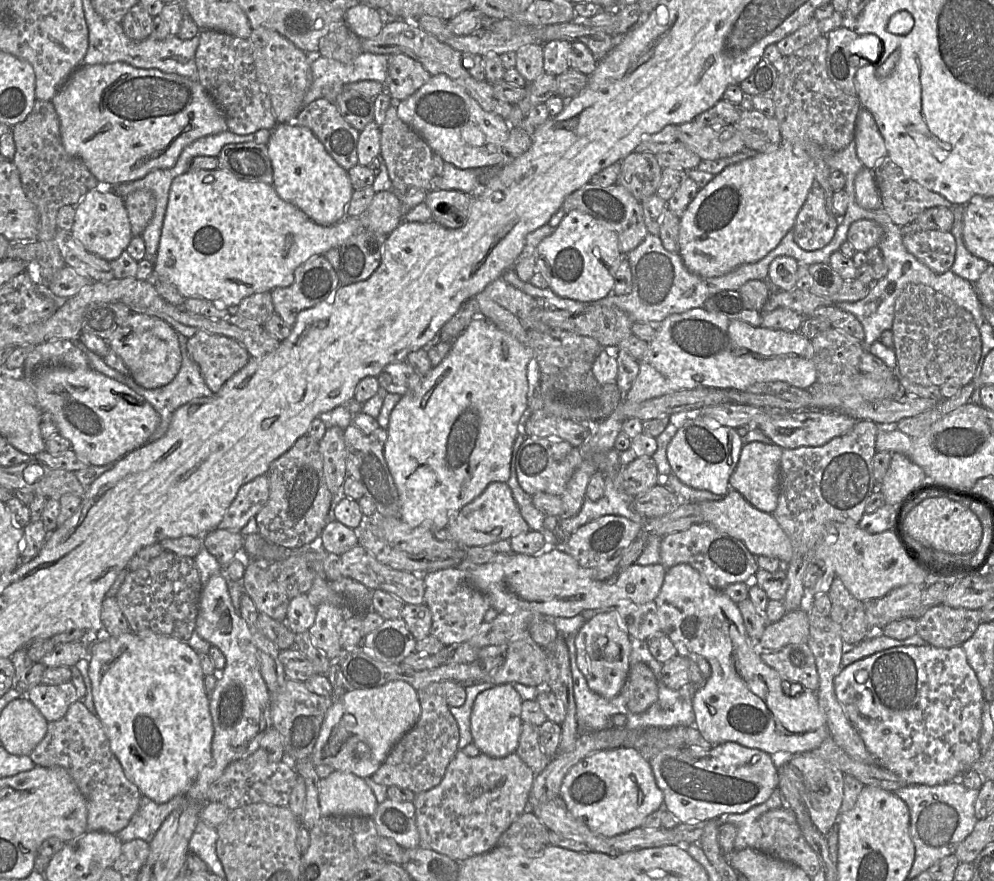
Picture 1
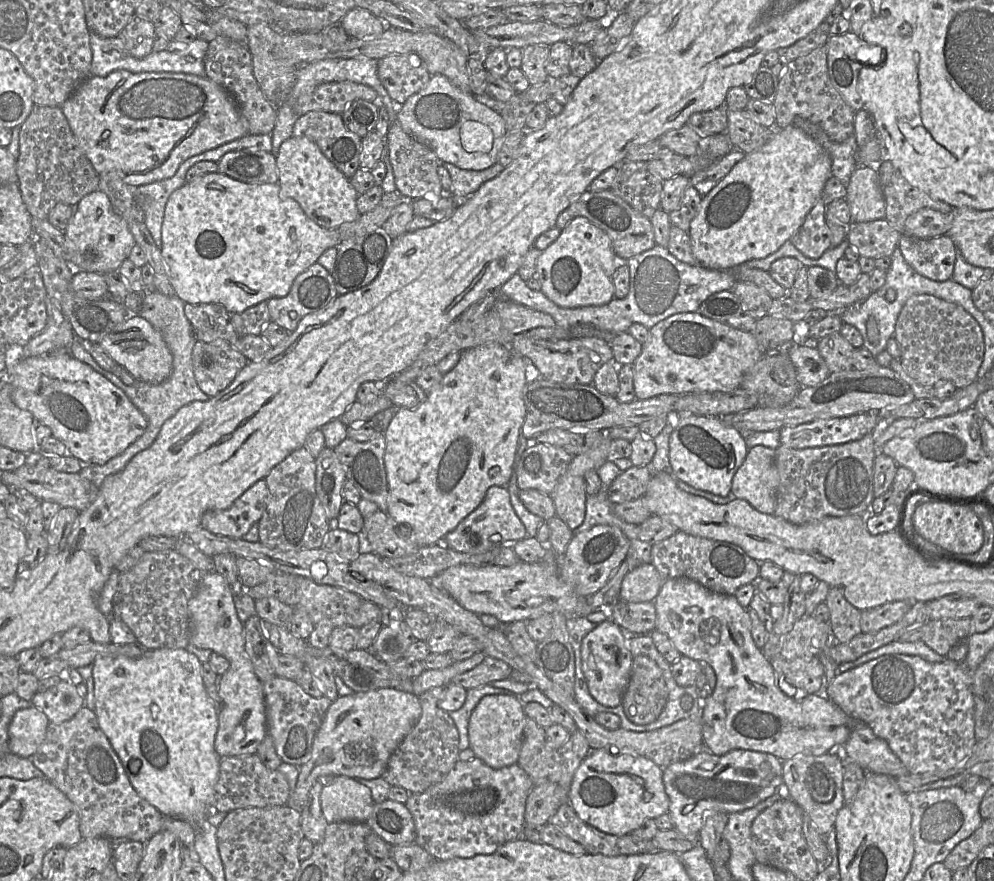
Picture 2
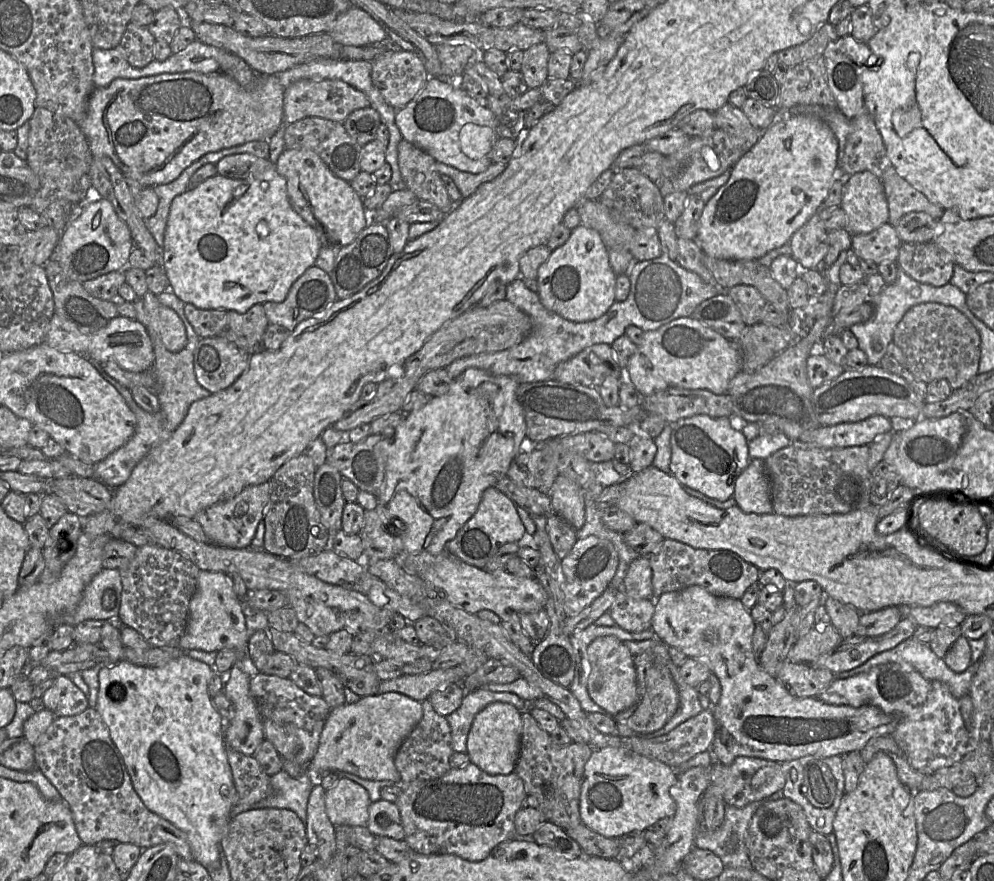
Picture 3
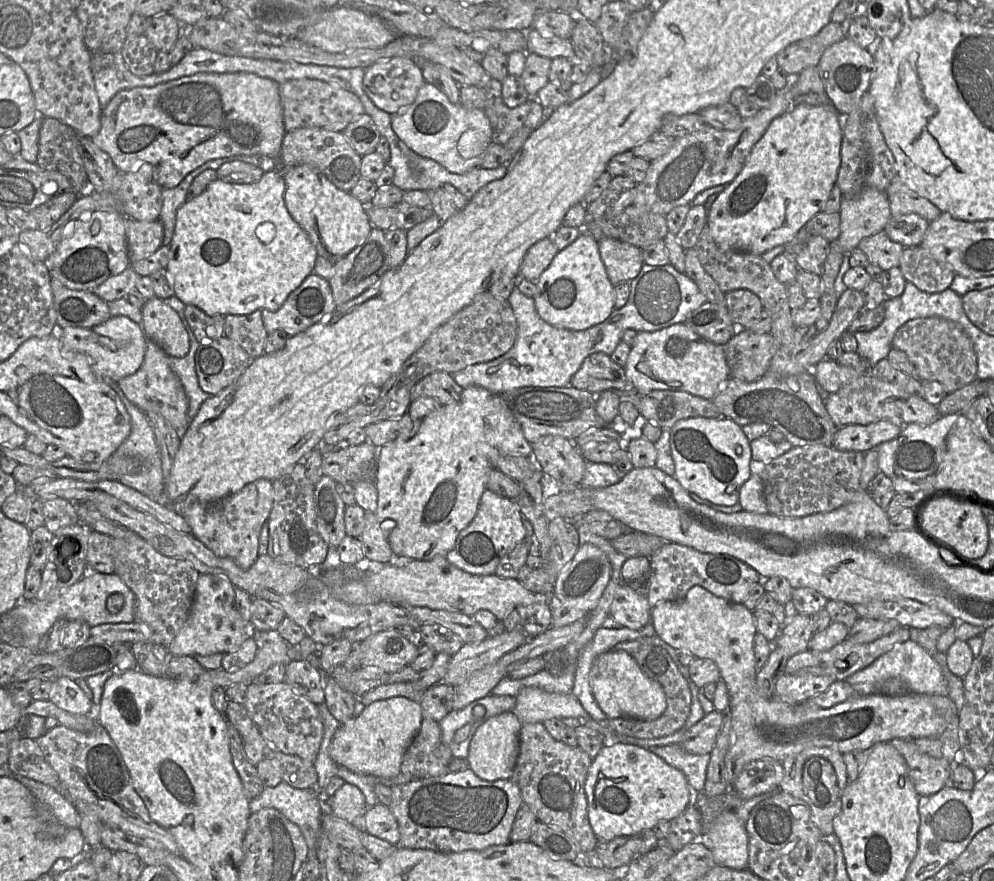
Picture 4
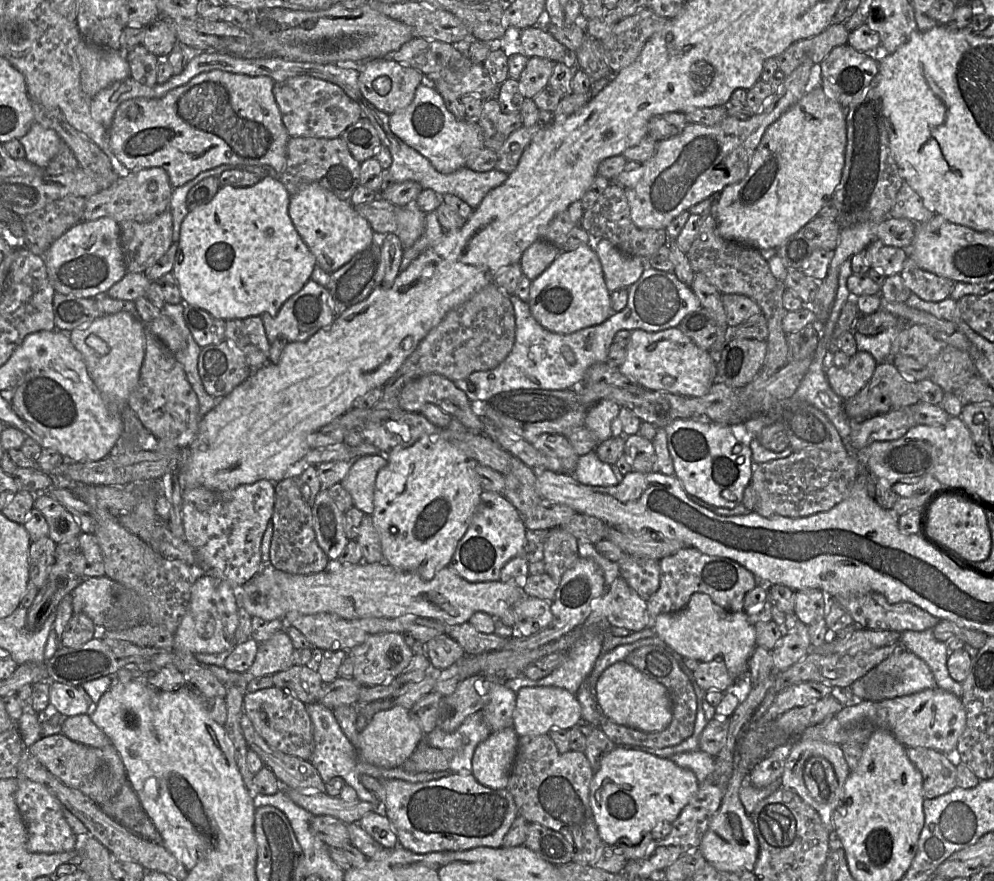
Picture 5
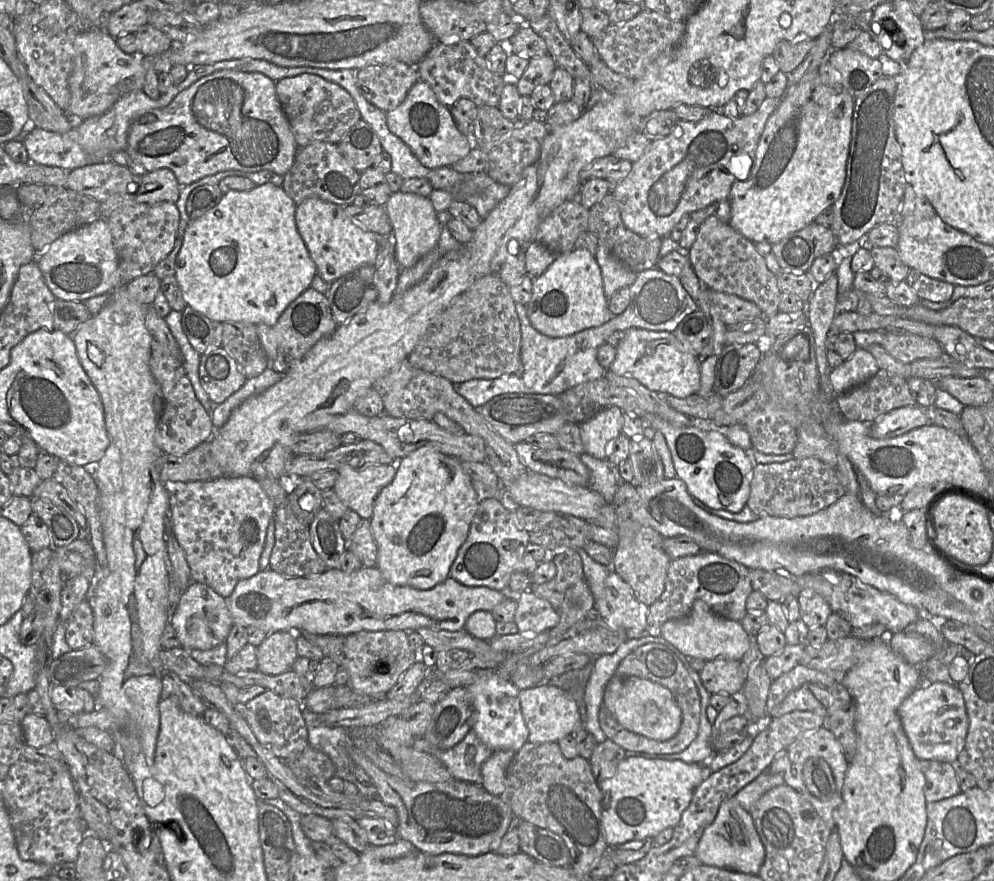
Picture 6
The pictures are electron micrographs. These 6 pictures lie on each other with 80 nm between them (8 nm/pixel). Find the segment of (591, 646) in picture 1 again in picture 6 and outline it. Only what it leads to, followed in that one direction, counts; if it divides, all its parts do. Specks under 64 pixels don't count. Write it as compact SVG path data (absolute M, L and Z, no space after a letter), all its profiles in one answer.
M614 675L605 687L603 705L624 728L654 740L669 740L681 727L682 711L671 691L648 679Z

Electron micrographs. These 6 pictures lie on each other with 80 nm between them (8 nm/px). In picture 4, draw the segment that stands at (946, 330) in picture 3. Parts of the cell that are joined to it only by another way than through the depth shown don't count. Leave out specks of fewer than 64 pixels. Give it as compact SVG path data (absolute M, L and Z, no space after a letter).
M940 317L916 318L906 322L895 333L892 347L903 351L914 365L920 381L938 381L947 394L973 382L977 373L974 346L962 327Z

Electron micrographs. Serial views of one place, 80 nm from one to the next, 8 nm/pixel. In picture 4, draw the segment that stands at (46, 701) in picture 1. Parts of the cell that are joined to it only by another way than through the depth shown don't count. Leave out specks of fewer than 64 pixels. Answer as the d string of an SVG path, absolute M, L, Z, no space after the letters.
M64 676L52 681L48 700L58 708L77 715L88 714L93 705L93 701L89 700L77 683Z

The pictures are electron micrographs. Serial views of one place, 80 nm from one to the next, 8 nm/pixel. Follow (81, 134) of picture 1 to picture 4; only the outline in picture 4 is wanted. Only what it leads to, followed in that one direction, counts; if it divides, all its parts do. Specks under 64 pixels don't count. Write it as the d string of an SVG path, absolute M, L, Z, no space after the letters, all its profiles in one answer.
M248 72L236 73L196 73L191 76L181 77L169 82L157 84L153 87L135 87L121 90L101 111L101 128L99 133L91 137L93 142L107 152L115 166L121 173L137 171L143 163L149 163L154 167L155 180L162 188L176 187L189 173L203 165L205 162L230 157L234 155L265 155L277 159L281 153L283 137L286 133L284 127L283 108L279 94L279 83L273 79L261 77Z

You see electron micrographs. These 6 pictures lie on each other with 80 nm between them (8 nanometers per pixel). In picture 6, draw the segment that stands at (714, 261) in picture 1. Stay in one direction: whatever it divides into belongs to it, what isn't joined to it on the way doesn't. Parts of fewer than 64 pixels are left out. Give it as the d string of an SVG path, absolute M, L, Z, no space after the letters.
M827 61L823 62L817 71L805 74L796 85L790 85L776 110L768 118L755 151L753 165L747 180L736 180L731 186L728 202L731 207L729 225L739 234L753 243L768 243L770 245L780 242L785 237L802 230L814 222L815 218L824 210L832 207L841 194L846 176L846 166L851 142L852 116L854 98L847 92L841 83L840 73Z

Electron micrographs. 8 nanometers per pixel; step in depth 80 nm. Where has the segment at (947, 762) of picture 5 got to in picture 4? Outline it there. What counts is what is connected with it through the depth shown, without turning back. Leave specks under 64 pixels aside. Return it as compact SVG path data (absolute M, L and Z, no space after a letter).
M895 738L889 743L905 759L909 777L918 795L933 795L950 785L952 767L955 763L923 753L913 740Z

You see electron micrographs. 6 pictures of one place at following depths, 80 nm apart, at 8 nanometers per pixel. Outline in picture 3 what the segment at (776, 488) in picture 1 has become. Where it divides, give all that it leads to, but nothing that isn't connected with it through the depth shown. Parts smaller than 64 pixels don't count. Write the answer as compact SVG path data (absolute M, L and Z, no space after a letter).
M752 459L735 481L733 497L746 513L770 514L773 506L765 461Z

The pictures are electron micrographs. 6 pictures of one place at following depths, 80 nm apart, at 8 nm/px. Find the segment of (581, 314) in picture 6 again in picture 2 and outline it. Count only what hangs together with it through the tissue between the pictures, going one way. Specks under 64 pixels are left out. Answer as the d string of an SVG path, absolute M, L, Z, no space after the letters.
M583 216L573 217L537 263L541 291L563 308L600 306L615 298L615 257L608 234Z

